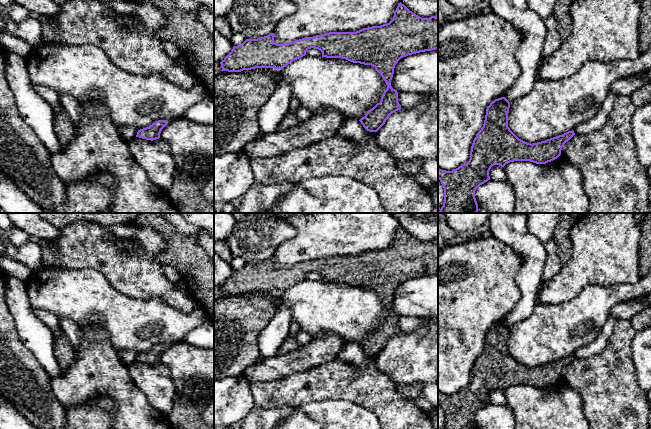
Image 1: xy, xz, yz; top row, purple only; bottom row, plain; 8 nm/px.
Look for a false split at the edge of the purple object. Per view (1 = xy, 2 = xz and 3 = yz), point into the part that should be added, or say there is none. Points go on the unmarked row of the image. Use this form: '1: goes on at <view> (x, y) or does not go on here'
1: does not go on here
2: does not go on here
3: does not go on here

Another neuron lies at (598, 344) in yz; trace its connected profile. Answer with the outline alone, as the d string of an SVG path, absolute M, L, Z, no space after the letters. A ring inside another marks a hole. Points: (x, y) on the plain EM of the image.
M609 316L595 339L592 342L578 348L573 353L574 357L576 359L586 359L601 353L612 336L616 322L616 318Z

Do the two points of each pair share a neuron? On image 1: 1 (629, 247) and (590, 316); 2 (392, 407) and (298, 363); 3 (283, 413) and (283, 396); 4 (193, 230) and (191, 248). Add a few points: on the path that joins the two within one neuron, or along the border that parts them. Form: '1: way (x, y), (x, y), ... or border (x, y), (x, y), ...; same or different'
1: border (594, 283), (600, 286), (630, 284); different
2: border (331, 359), (308, 369), (295, 372), (287, 377); different
3: border (293, 407), (275, 406), (260, 410); different
4: border (171, 224), (183, 235), (197, 236); different

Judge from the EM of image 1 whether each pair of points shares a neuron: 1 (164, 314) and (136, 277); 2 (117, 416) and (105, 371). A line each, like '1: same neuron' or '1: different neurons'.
1: different neurons
2: same neuron

